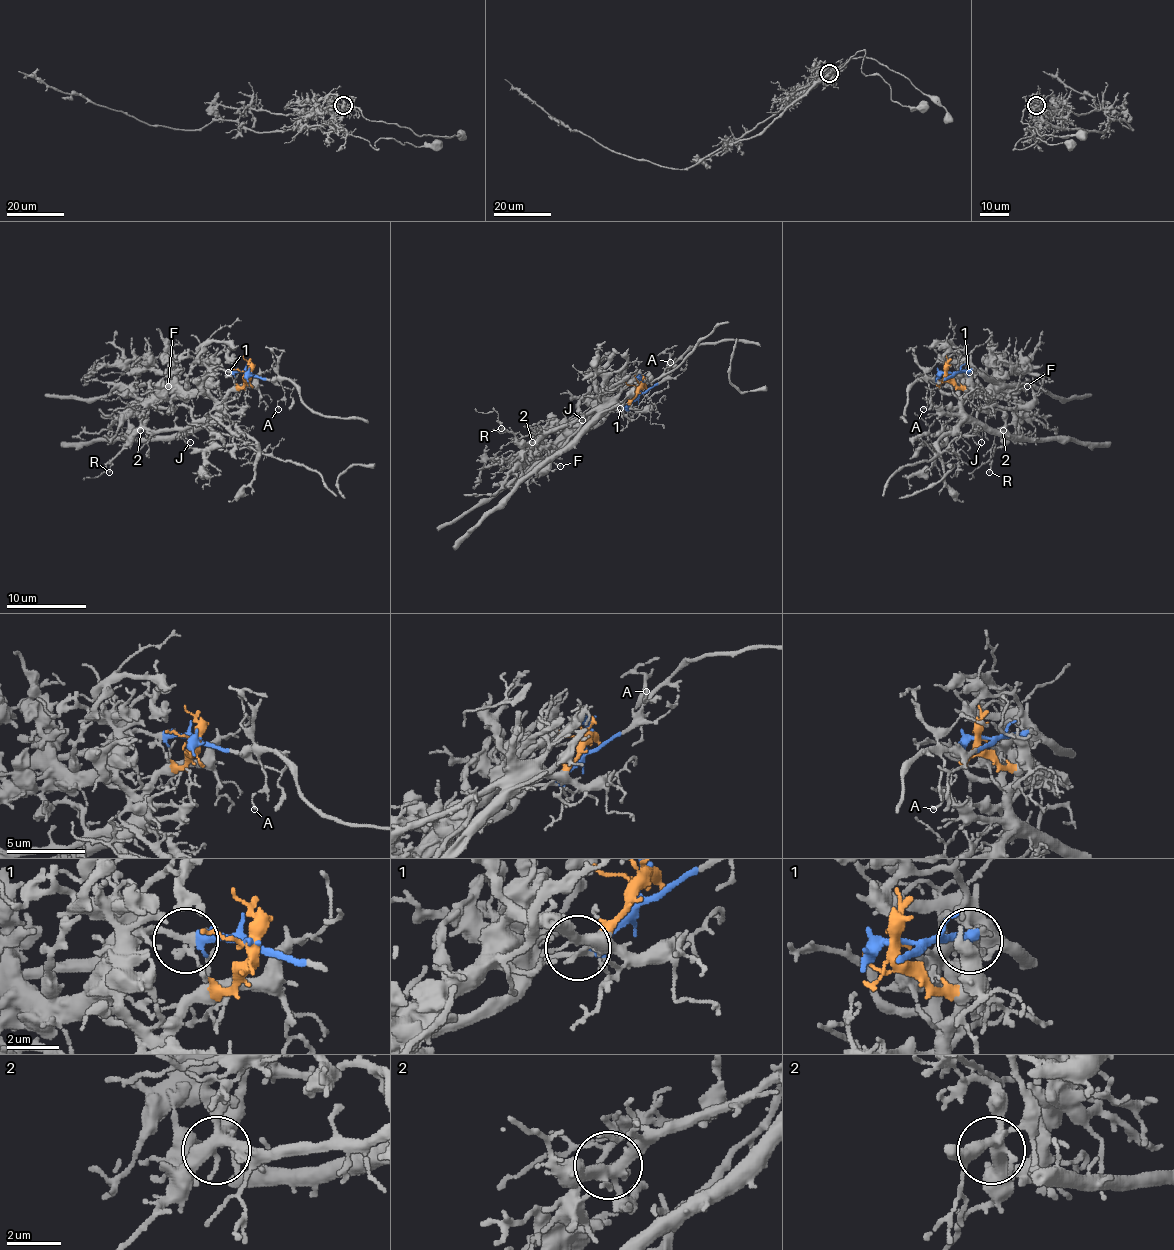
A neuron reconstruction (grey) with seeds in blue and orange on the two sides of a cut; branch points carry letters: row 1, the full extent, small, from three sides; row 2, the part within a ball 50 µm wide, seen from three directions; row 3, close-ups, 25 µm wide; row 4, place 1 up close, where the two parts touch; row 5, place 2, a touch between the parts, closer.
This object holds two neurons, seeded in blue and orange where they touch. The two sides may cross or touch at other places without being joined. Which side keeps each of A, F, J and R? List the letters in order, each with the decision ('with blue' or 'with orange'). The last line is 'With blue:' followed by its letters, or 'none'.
A: with blue
F: with blue
J: with orange
R: with orange
With blue: A, F

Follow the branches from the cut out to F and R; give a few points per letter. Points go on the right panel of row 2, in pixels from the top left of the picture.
F: (946, 372), (977, 370), (985, 378), (1027, 386)
R: (946, 372), (948, 378), (965, 390), (963, 410), (981, 428), (1003, 430), (1003, 444), (993, 452), (989, 472)

